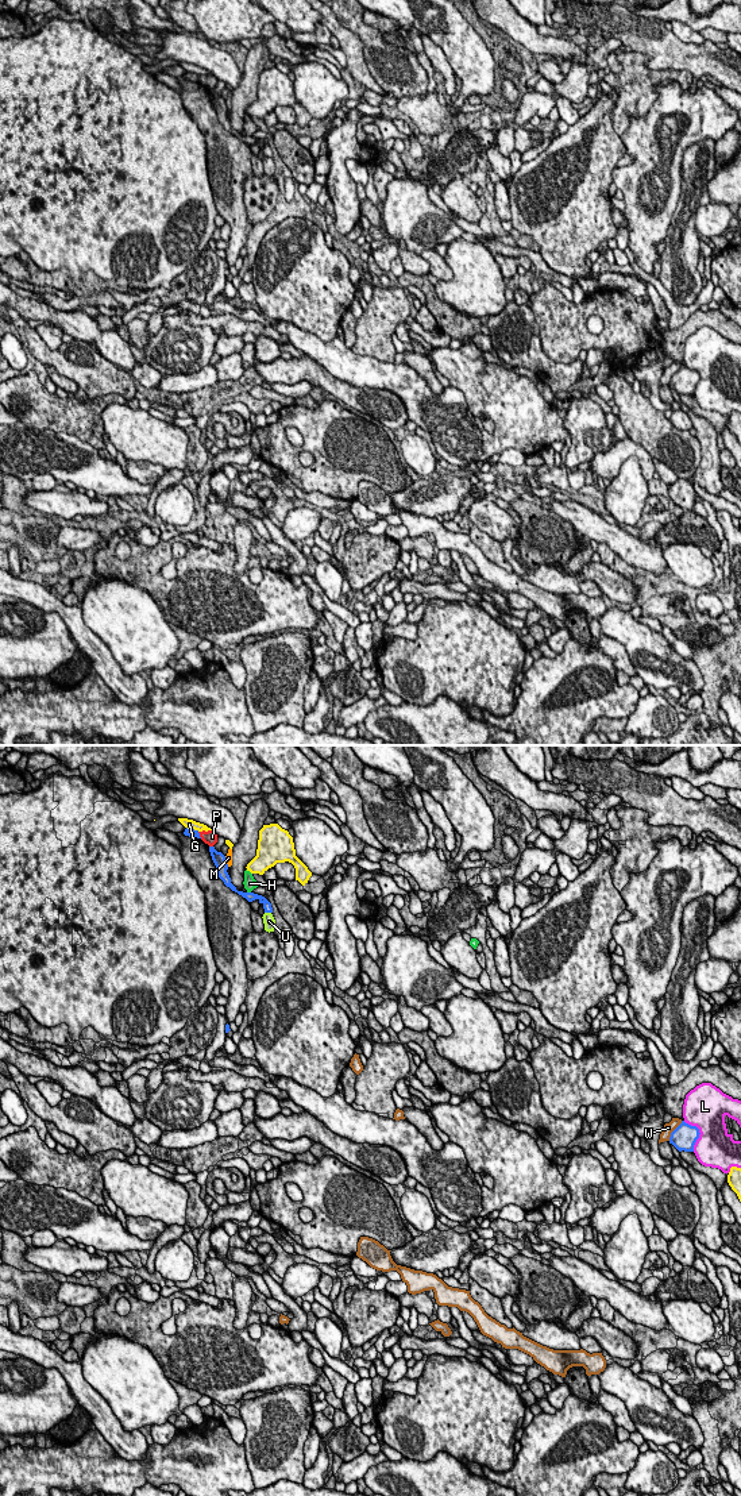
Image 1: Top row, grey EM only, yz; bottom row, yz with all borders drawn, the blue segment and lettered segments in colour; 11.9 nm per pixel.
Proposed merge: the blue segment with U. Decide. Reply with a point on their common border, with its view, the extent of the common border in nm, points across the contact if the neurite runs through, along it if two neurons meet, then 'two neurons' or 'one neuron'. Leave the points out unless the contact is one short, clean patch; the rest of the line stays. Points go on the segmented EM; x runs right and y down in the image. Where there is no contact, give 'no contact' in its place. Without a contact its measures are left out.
yz (267, 912) | 80 nm | along yz (265, 912), (270, 913) | two neurons

